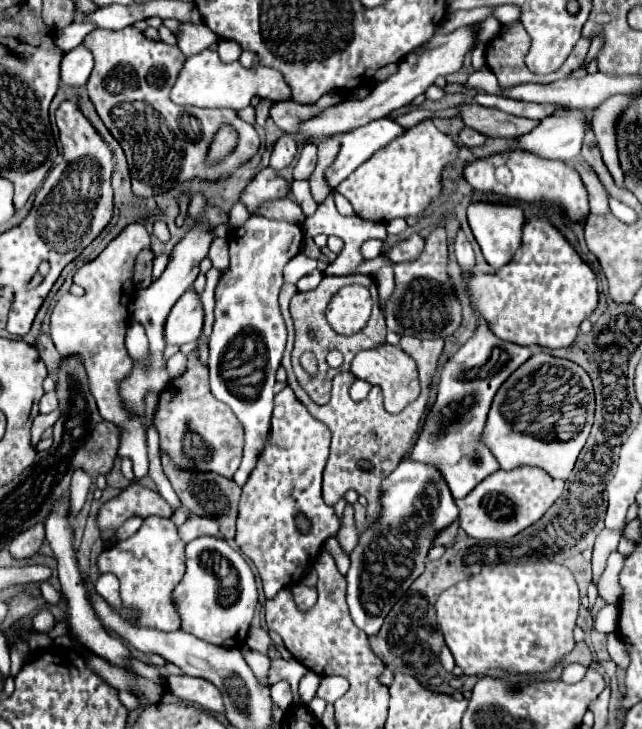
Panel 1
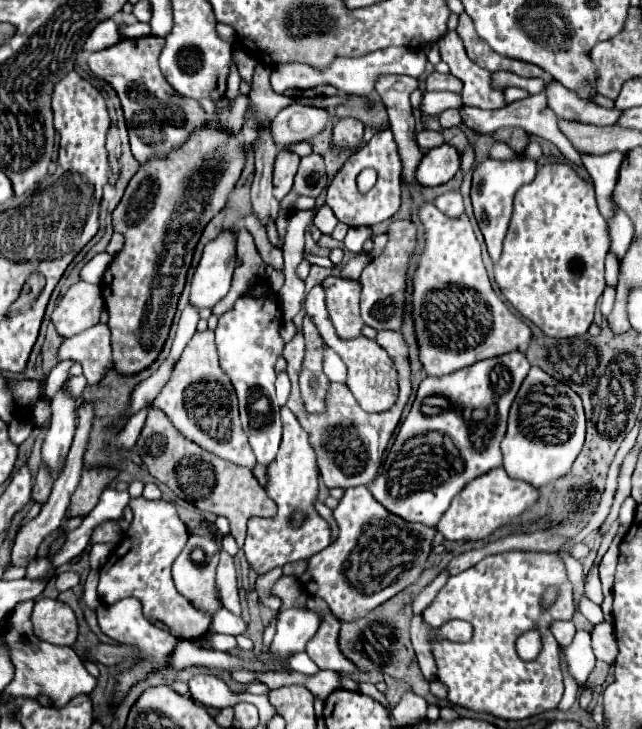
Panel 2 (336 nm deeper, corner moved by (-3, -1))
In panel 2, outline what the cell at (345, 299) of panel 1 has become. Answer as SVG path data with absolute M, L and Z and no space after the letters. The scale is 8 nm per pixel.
M312 288L308 292L304 304L306 304L306 314L318 326L318 332L320 332L322 340L326 342L326 346L330 346L344 360L344 364L348 366L348 382L346 384L352 390L358 404L366 412L386 412L386 410L390 410L396 404L396 398L398 398L398 372L394 368L394 362L386 354L386 350L382 346L378 346L376 340L368 340L368 338L342 340L342 338L338 338L328 314L316 310L316 288Z

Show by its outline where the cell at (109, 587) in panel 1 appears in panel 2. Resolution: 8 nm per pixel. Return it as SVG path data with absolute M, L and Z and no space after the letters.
M124 598L124 600L114 602L114 604L100 604L96 614L98 614L98 624L100 624L104 634L108 634L116 642L126 642L126 644L136 646L142 652L142 656L144 656L130 672L124 672L124 674L118 676L118 692L116 692L116 702L118 702L130 690L132 684L136 684L138 680L146 678L152 670L166 668L166 658L174 650L174 644L178 640L172 634L168 634L168 630L162 630L162 628L154 626L152 622L148 622L144 618L144 614L142 614L142 604L136 598Z

